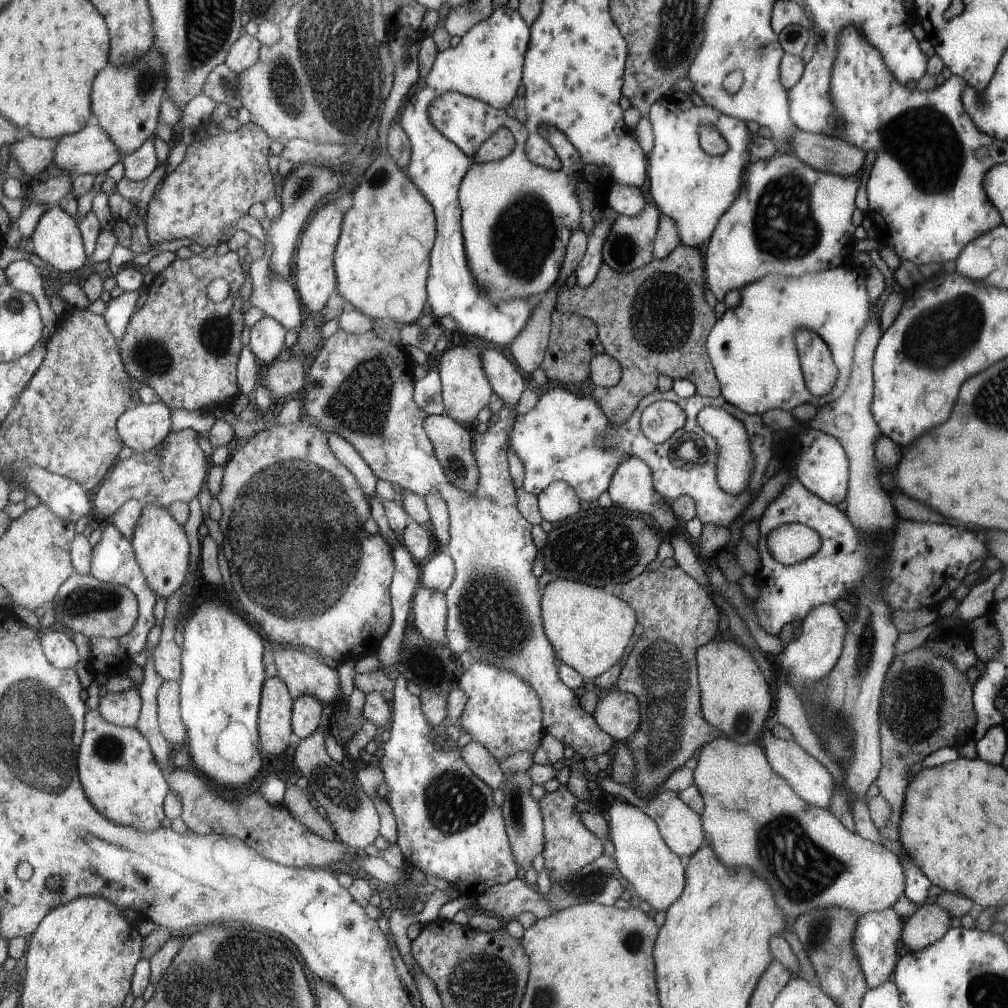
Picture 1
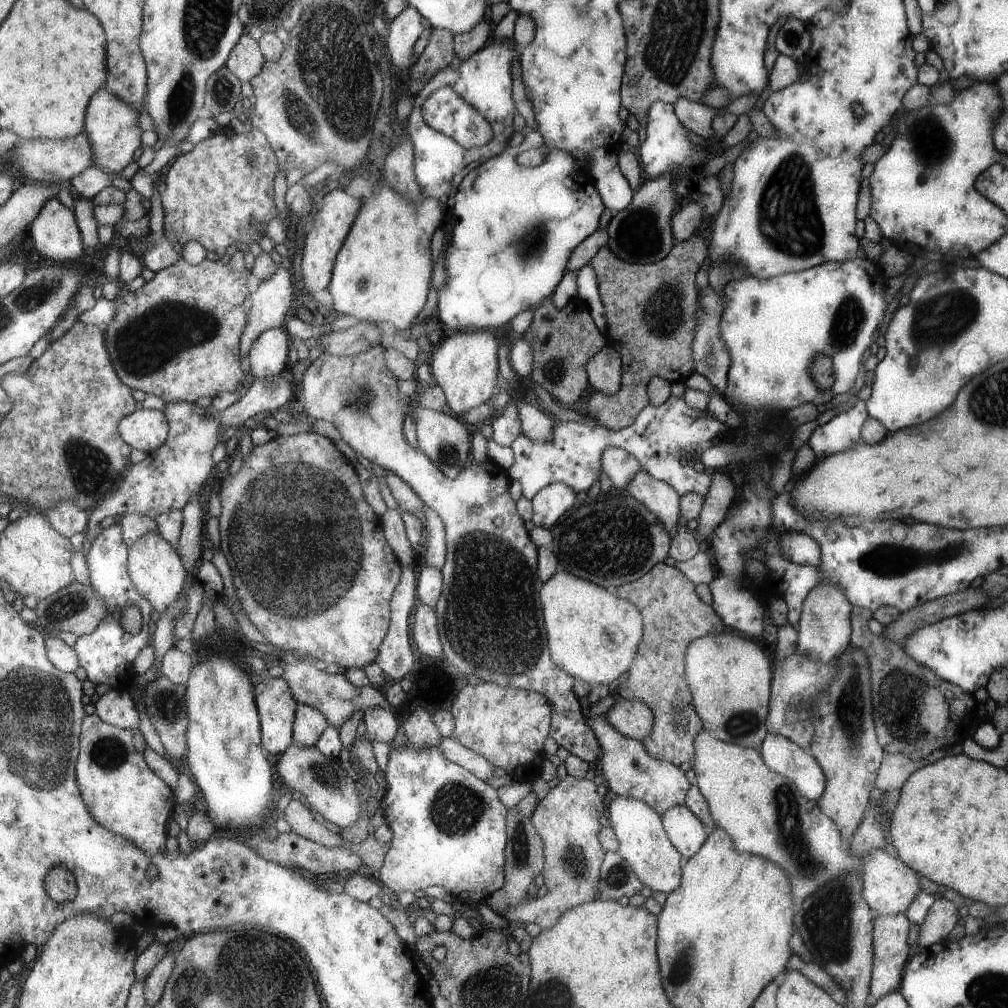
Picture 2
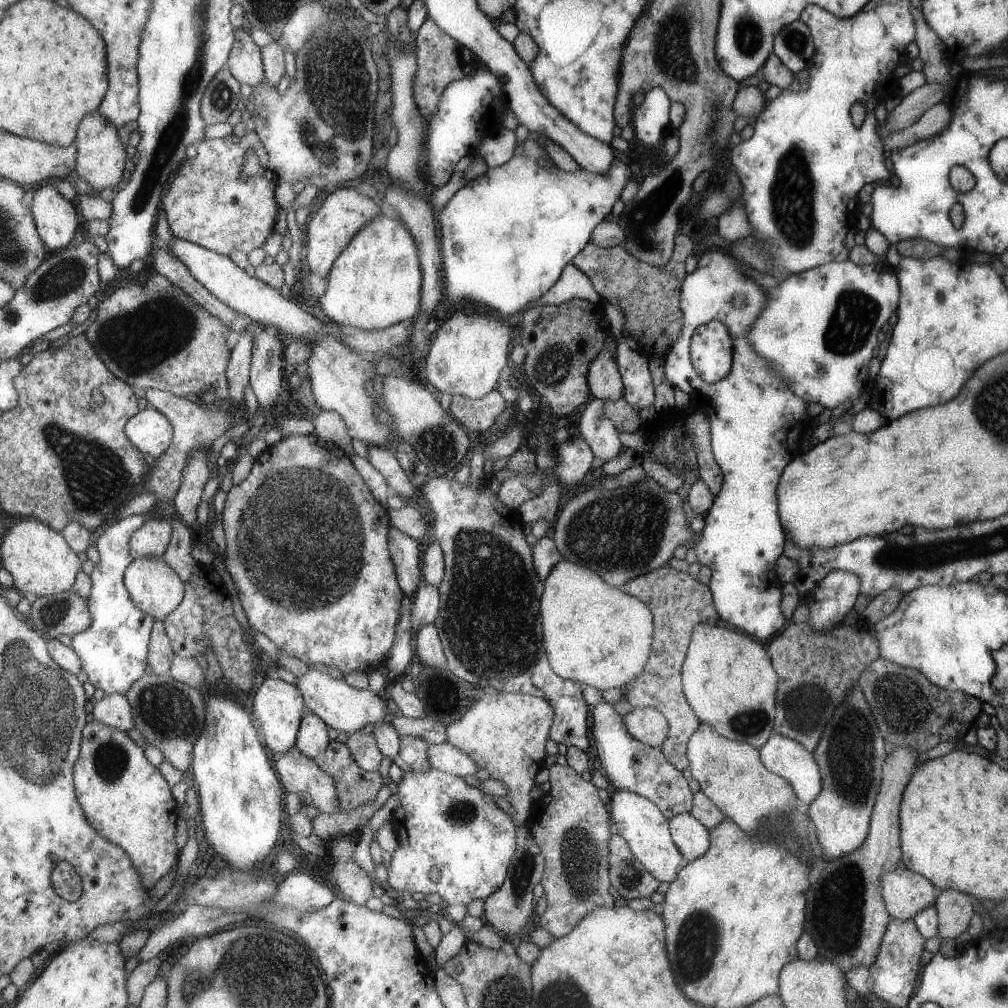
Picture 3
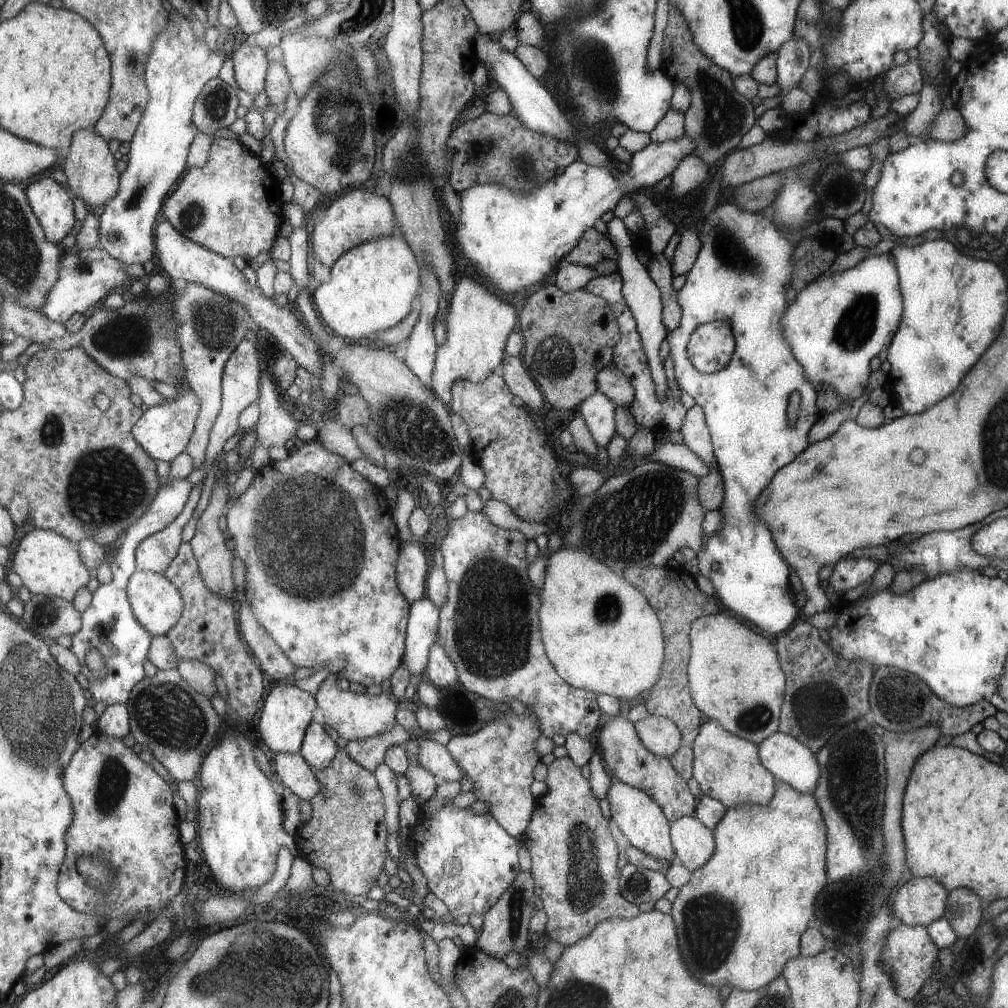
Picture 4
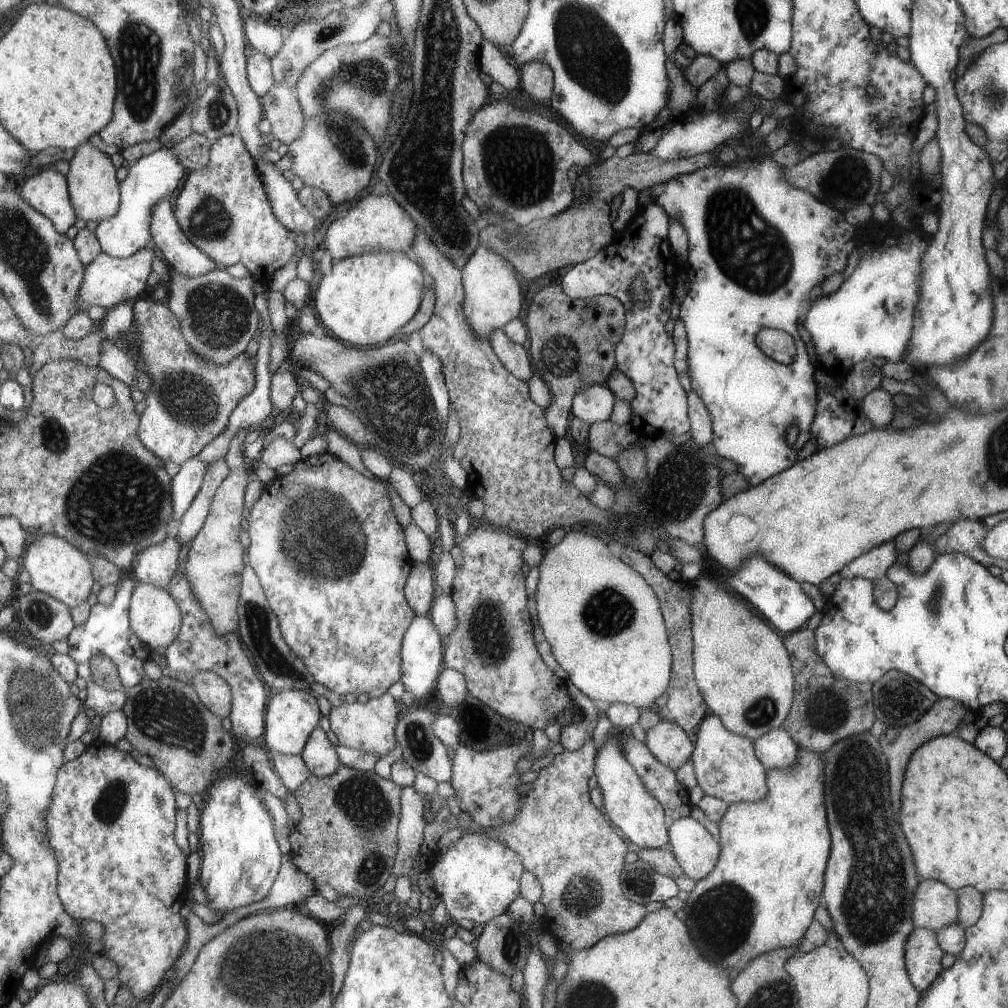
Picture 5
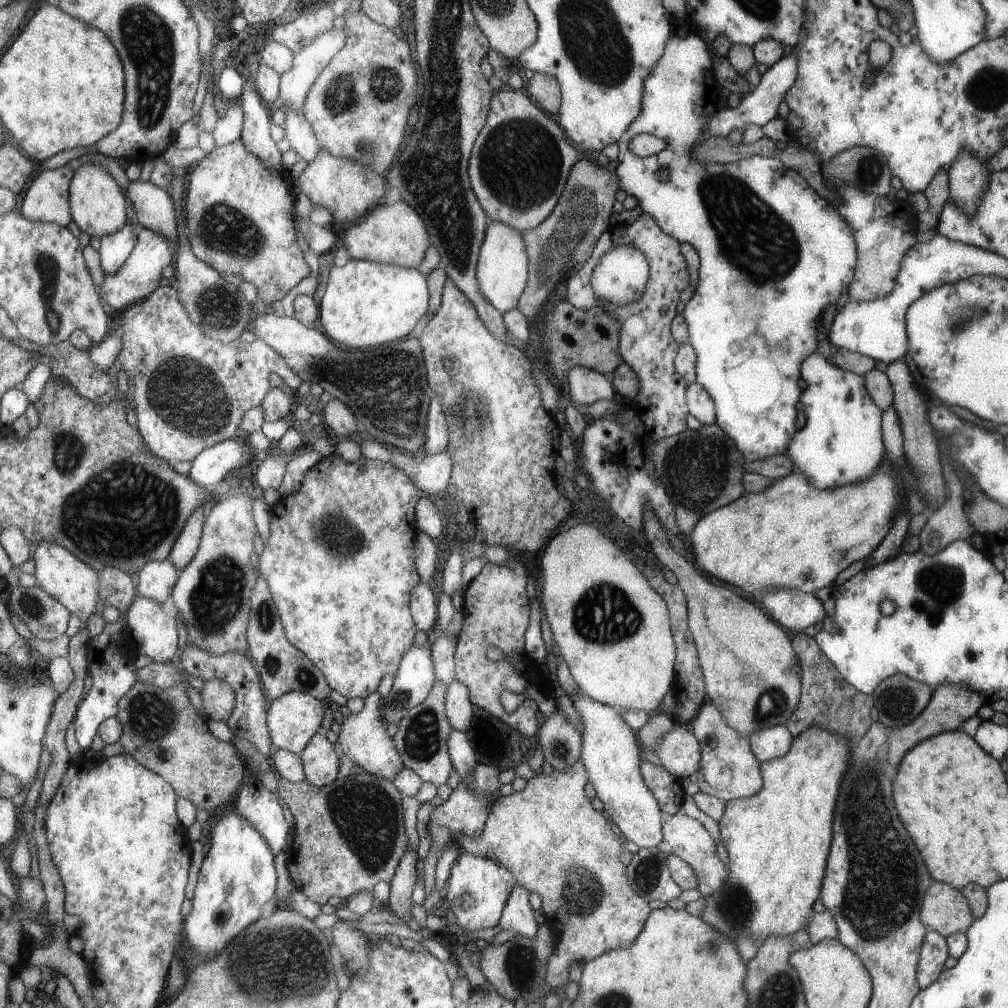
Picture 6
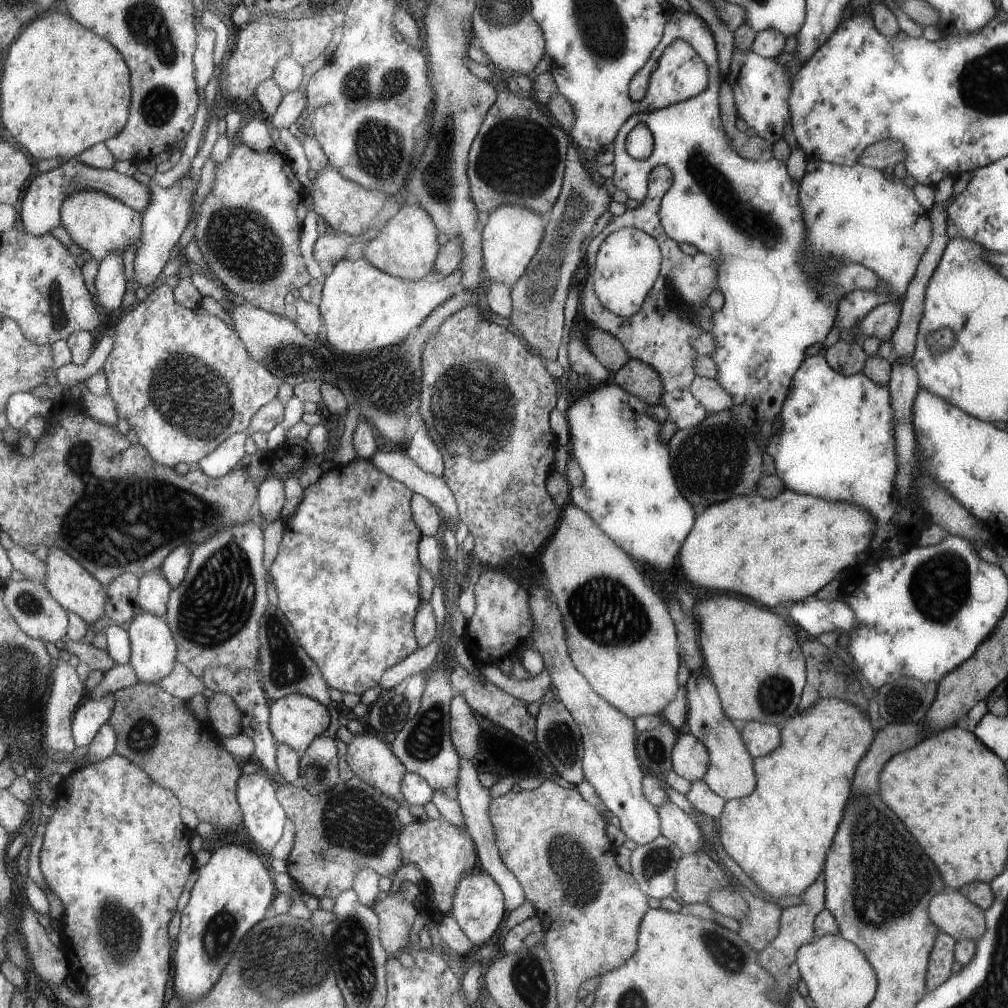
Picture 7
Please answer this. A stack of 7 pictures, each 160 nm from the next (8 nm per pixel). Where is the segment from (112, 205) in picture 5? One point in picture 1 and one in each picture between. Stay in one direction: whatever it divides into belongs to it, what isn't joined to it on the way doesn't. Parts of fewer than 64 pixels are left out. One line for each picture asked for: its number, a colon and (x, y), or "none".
1: (126, 100)
2: (112, 125)
3: (101, 160)
4: (91, 168)

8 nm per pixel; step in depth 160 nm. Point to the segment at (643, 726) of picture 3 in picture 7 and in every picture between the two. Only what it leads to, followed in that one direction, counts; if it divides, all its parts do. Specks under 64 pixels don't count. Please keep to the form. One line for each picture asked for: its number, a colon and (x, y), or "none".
4: (660, 736)
5: (671, 745)
6: (679, 752)
7: (690, 759)

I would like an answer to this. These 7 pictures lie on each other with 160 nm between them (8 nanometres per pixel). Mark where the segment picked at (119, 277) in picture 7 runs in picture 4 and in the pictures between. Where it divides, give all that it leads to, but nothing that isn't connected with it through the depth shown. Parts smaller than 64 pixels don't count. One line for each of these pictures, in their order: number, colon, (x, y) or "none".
4: (178, 67)
5: (153, 177)
6: (115, 249)

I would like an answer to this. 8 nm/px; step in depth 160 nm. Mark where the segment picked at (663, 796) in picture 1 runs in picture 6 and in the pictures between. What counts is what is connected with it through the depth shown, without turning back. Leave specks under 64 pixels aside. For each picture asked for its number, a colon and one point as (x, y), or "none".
2: (685, 831)
3: (690, 836)
4: (693, 843)
5: (695, 851)
6: (688, 840)

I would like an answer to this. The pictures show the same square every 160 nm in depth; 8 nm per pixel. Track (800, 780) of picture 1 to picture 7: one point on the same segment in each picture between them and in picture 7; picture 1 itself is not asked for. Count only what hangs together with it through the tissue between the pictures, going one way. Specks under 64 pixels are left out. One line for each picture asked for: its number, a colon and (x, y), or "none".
2: (782, 756)
3: (782, 756)
4: (786, 758)
5: (776, 749)
6: (773, 742)
7: (760, 738)

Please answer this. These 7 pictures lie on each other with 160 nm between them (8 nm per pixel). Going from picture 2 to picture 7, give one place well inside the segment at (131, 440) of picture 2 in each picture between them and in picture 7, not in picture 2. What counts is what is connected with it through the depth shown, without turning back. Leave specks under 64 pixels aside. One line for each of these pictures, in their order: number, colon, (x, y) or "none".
3: (151, 431)
4: (165, 430)
5: (189, 403)
6: (191, 392)
7: (184, 380)

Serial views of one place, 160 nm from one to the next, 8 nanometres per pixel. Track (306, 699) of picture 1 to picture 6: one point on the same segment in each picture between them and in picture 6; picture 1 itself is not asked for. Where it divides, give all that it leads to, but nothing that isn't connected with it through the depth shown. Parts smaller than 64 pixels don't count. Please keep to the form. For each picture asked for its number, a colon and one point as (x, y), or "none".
2: (309, 724)
3: (312, 740)
4: (318, 750)
5: (319, 756)
6: (319, 761)

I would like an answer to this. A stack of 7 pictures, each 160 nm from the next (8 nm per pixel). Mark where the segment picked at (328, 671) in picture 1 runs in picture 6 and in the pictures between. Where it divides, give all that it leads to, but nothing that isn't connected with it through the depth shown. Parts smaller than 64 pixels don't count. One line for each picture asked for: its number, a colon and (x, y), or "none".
2: (335, 697)
3: (344, 708)
4: (353, 716)
5: (368, 727)
6: (362, 739)

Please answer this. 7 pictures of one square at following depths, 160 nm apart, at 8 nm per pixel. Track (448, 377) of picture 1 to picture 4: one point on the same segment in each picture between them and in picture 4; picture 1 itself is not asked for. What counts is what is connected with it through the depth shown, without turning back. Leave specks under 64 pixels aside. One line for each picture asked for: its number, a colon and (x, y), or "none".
2: (464, 365)
3: (469, 350)
4: (478, 324)

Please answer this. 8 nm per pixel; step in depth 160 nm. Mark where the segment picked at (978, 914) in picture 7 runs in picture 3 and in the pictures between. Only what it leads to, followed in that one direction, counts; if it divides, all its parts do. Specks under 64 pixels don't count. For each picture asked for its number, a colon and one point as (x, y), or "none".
3: (905, 893)
4: (921, 901)
5: (934, 906)
6: (945, 910)

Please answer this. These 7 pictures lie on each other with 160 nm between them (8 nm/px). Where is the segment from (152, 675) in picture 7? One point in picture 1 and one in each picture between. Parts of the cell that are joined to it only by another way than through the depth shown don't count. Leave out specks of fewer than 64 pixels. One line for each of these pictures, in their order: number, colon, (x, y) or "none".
1: (162, 548)
2: (155, 565)
3: (154, 586)
4: (158, 604)
5: (156, 617)
6: (154, 633)

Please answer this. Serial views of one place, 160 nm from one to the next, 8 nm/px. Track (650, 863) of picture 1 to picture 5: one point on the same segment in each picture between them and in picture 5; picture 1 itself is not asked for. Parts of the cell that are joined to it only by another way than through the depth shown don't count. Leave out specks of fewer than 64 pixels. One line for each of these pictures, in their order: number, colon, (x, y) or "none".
2: (641, 841)
3: (638, 820)
4: (640, 819)
5: (639, 816)

